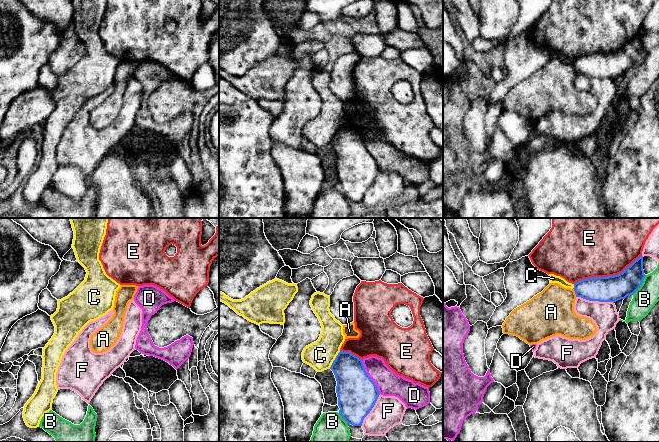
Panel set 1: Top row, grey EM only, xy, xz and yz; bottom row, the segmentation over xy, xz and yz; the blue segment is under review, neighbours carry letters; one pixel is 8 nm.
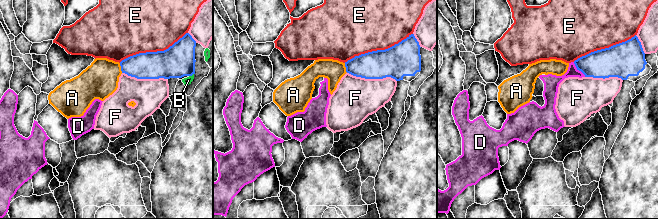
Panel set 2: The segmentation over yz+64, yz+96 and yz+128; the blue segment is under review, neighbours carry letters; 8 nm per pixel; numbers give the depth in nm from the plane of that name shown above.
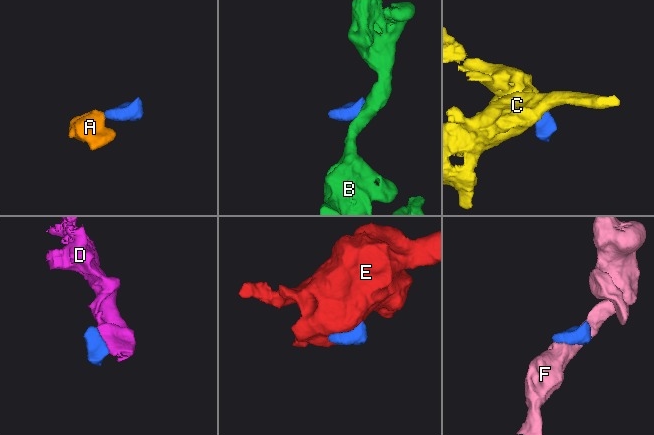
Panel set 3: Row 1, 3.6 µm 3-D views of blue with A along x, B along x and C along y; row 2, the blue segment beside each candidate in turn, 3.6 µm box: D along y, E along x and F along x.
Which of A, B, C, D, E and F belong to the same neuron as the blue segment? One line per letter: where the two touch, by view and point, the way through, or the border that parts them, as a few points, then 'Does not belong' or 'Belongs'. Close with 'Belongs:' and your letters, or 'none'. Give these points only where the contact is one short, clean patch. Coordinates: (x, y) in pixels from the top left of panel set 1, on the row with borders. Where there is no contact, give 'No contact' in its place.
A: Touches blue at yz (575, 292). Boundary: yz (573, 288), (576, 296). Does not belong
B: Touches blue at yz (641, 284). Boundary: yz (646, 275), (642, 284), (632, 294). Does not belong
C: Touches blue at xz (334, 360). Boundary: xz (339, 351), (329, 368). Does not belong
D: Touches blue at xz (369, 377). Boundary: xz (361, 361), (364, 370), (380, 393). Does not belong
E: Touches blue at yz (608, 276). Does not belong
F: Touches blue at yz (595, 300). Does not belong
Belongs: none

